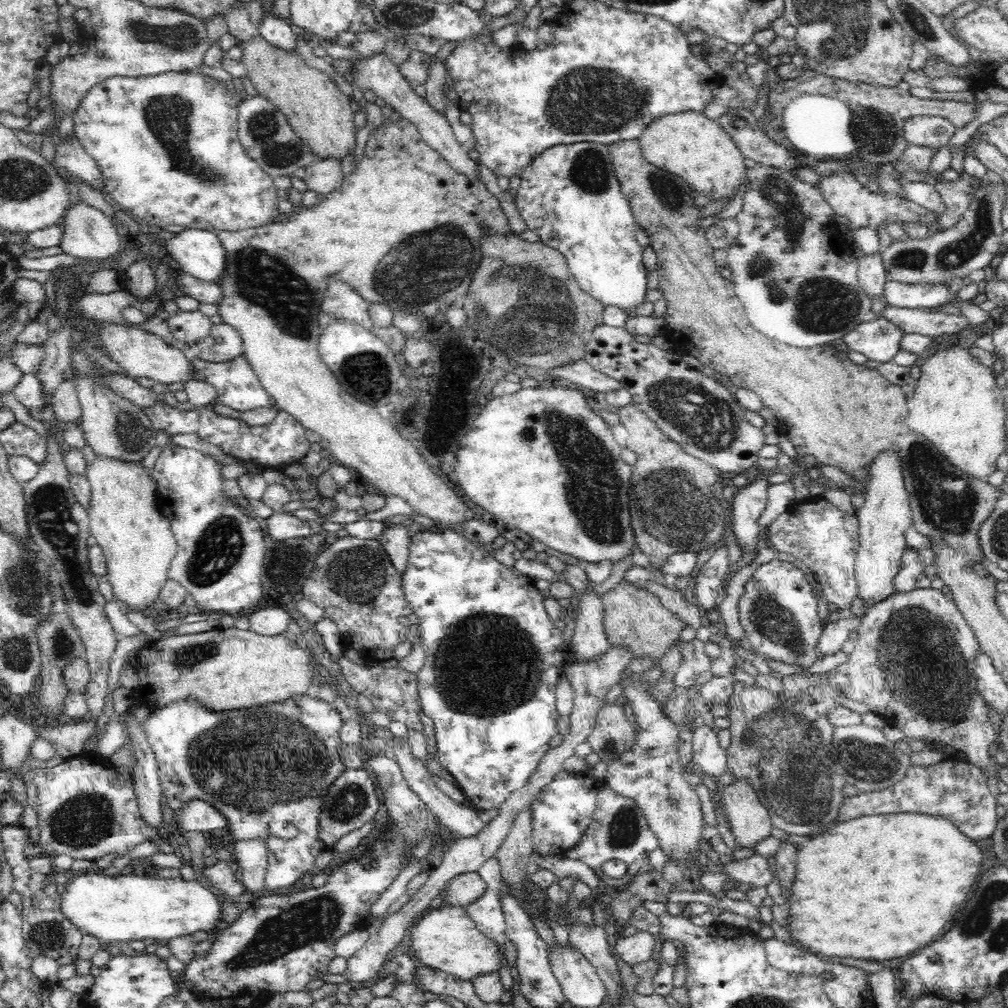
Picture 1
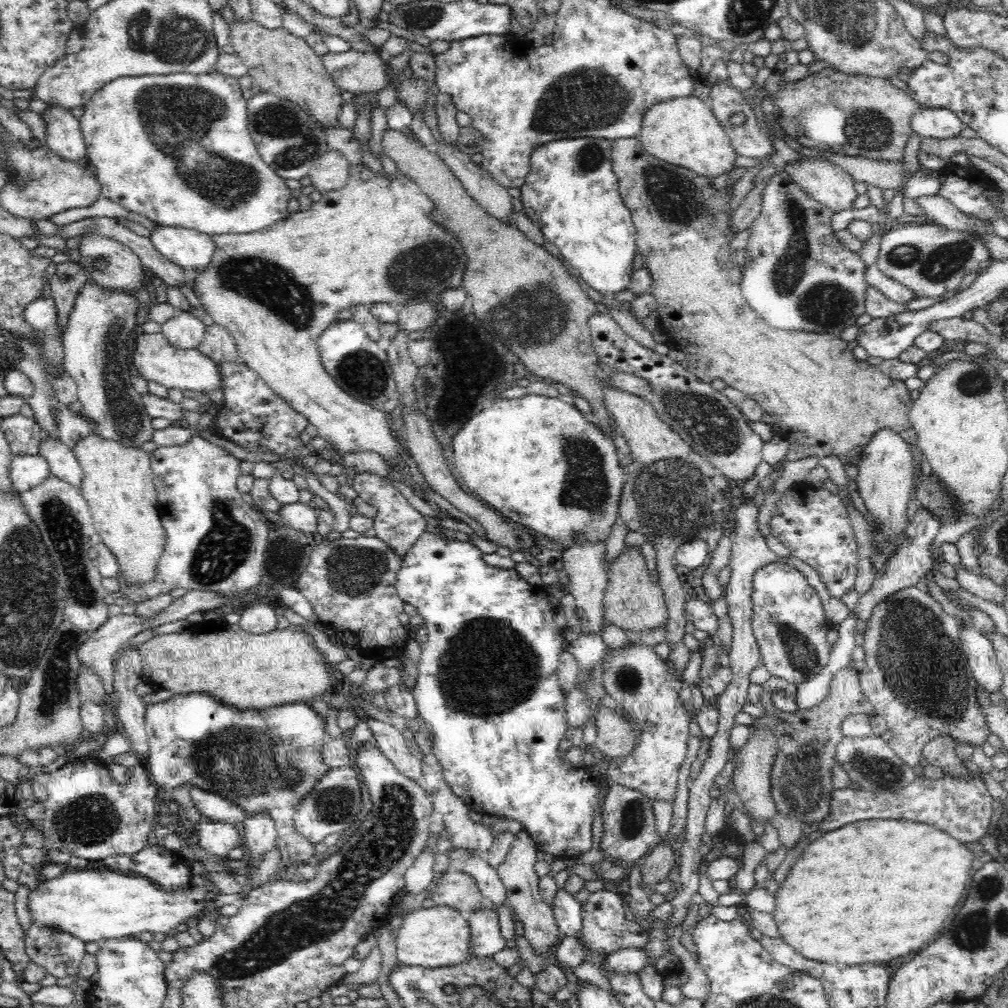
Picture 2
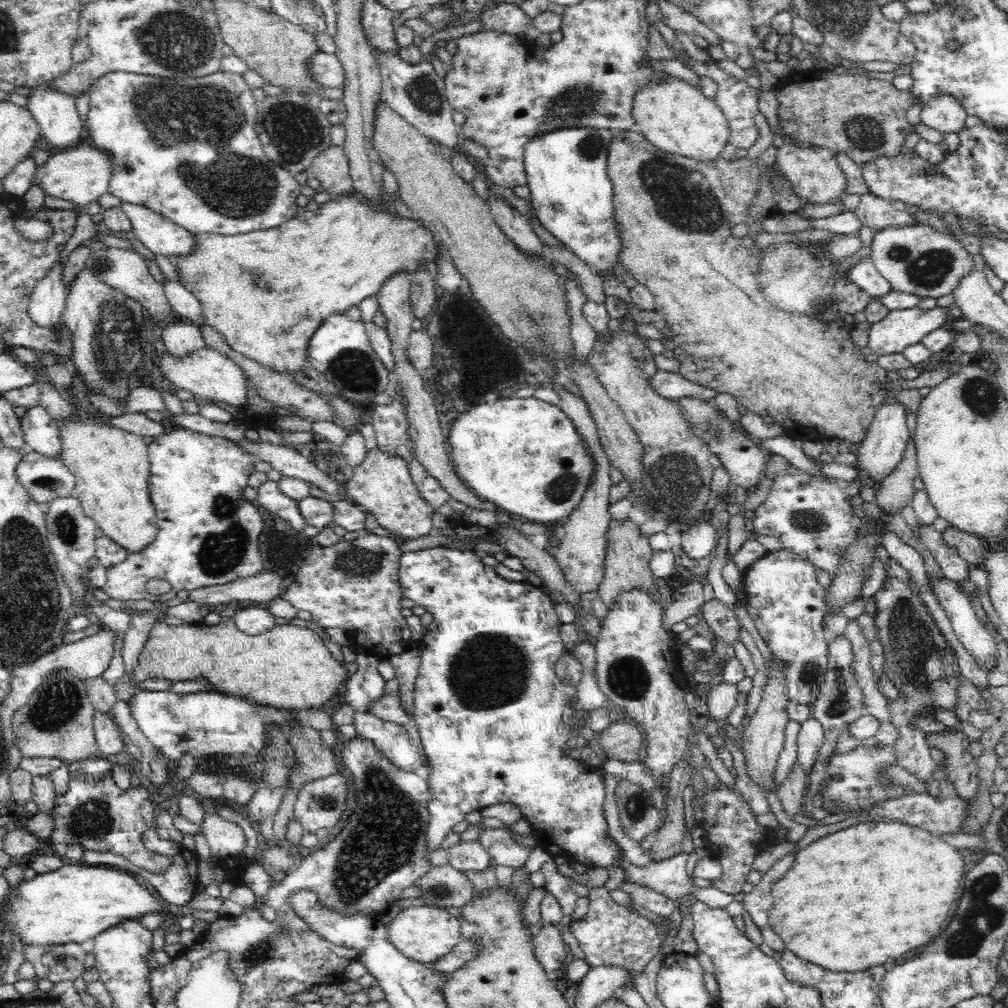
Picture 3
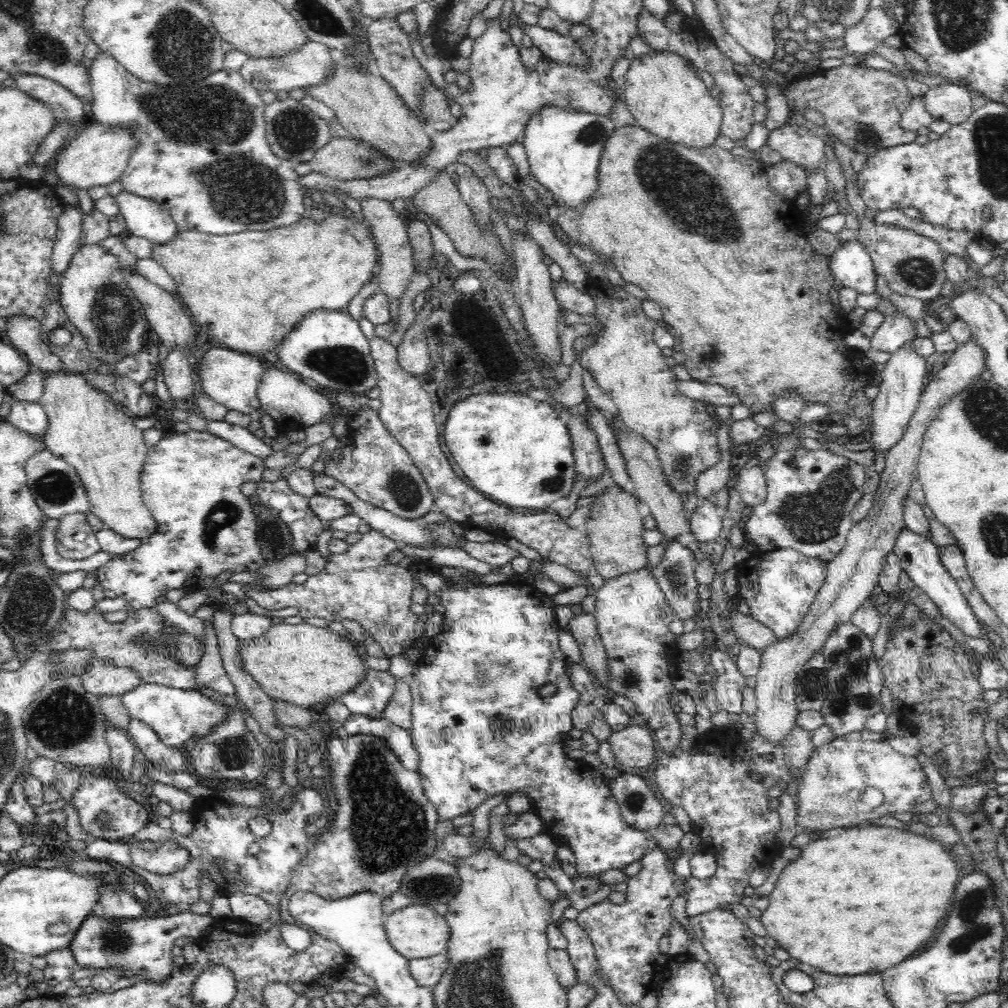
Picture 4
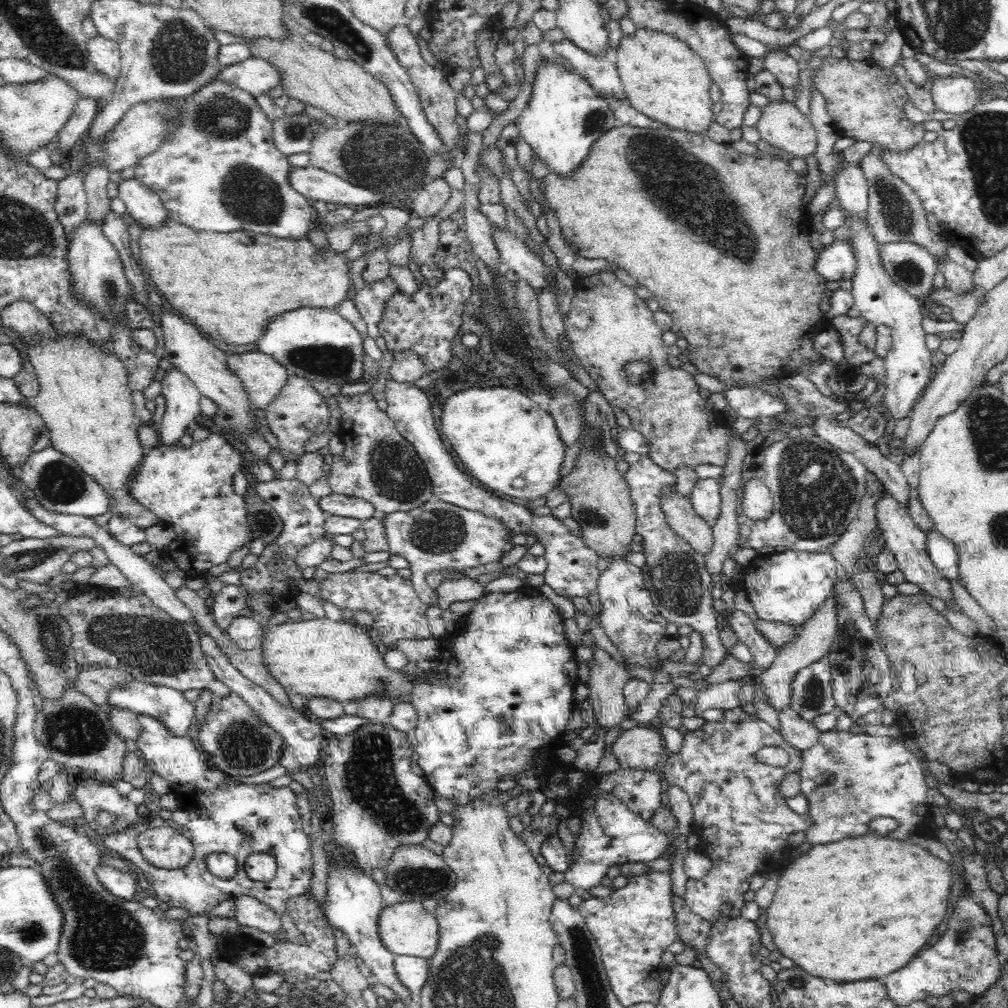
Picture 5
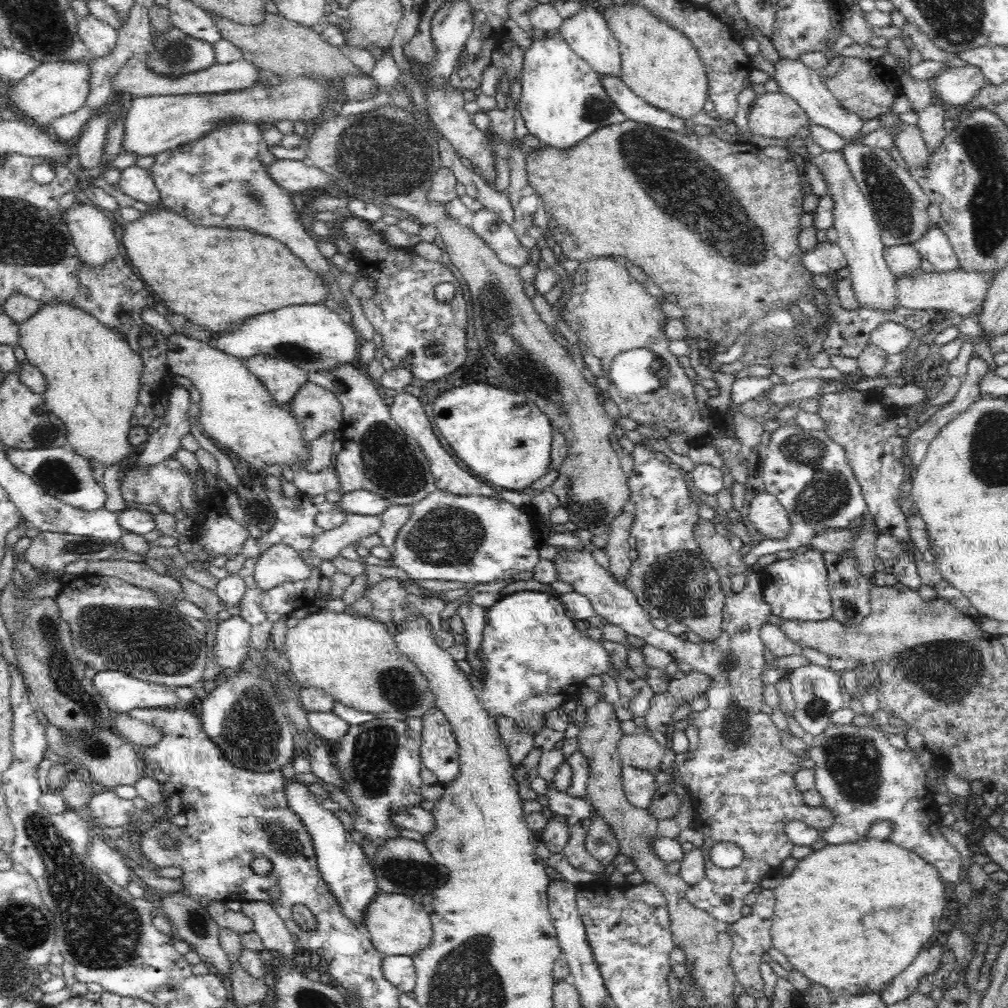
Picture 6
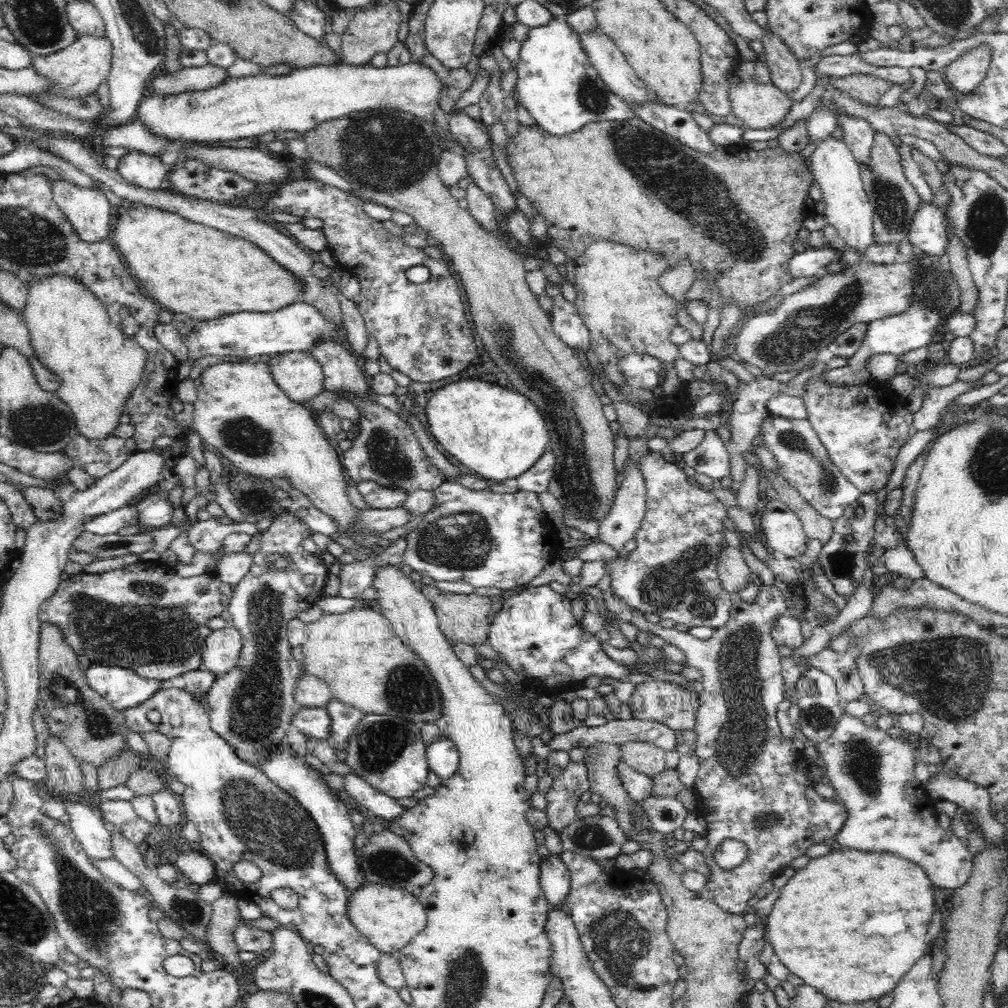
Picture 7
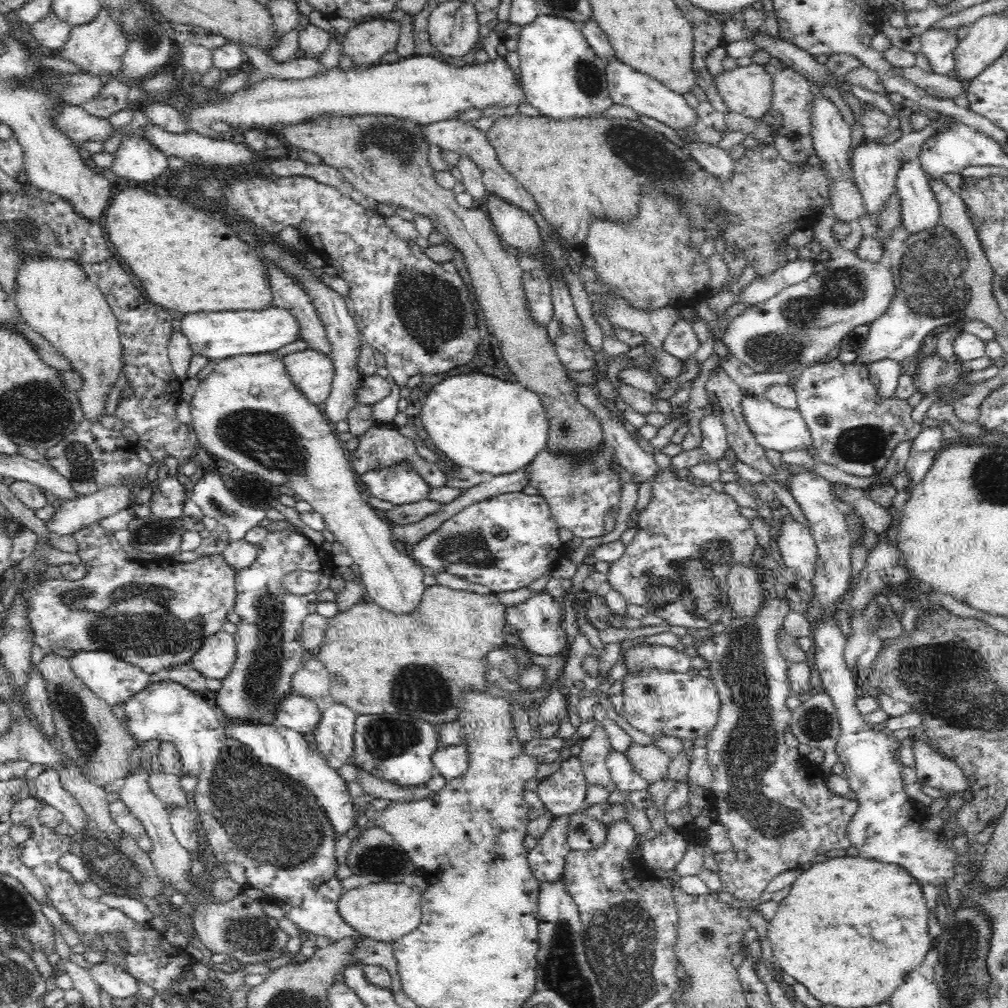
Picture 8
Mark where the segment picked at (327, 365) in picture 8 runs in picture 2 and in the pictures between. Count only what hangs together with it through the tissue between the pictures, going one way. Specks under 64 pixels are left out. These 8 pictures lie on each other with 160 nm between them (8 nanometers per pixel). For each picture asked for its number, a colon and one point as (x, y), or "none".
2: (184, 369)
3: (206, 373)
4: (232, 379)
5: (263, 377)
6: (283, 379)
7: (299, 375)

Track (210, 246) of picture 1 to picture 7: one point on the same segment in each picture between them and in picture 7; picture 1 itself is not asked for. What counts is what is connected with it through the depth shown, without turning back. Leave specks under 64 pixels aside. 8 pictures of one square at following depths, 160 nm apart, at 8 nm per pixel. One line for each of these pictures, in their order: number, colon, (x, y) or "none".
2: (192, 250)
3: (159, 234)
4: (144, 217)
5: (143, 204)
6: (136, 182)
7: (143, 170)

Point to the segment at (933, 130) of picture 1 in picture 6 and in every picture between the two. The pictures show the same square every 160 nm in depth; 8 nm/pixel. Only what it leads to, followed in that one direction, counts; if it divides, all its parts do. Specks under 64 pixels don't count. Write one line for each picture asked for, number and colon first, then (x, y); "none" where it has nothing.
2: (941, 123)
3: (943, 112)
4: (950, 102)
5: (956, 95)
6: (955, 86)

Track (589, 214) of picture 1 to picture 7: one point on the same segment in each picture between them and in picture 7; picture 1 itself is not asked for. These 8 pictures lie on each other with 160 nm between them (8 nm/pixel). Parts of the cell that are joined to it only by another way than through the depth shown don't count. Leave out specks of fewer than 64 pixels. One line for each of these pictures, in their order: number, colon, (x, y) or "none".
2: (571, 192)
3: (571, 194)
4: (564, 146)
5: (564, 116)
6: (562, 100)
7: (557, 84)

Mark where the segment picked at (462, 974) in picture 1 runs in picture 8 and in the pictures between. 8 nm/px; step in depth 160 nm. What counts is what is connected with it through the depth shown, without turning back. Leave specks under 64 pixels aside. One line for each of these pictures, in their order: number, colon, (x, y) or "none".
2: (434, 937)
3: (424, 934)
4: (416, 931)
5: (405, 928)
6: (398, 926)
7: (390, 916)
8: (386, 911)

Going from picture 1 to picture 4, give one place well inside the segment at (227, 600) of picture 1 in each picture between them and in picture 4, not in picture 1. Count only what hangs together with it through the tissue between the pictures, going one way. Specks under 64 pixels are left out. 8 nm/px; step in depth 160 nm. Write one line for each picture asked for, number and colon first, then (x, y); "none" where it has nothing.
2: (215, 541)
3: (208, 534)
4: (191, 483)

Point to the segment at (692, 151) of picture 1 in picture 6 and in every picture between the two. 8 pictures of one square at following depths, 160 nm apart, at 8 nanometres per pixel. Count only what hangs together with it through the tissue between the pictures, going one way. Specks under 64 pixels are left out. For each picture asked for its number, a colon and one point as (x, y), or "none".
2: (684, 131)
3: (676, 117)
4: (663, 92)
5: (664, 79)
6: (660, 64)

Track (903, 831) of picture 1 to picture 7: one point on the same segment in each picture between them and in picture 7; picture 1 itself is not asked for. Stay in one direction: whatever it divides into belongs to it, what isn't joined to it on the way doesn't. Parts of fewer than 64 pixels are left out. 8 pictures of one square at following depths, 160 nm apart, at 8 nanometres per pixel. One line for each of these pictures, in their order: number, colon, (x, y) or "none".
2: (874, 890)
3: (863, 896)
4: (859, 901)
5: (859, 909)
6: (851, 917)
7: (851, 924)

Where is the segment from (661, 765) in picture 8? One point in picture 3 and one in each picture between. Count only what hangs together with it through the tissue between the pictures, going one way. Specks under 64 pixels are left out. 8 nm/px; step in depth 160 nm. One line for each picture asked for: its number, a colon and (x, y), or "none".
3: (623, 740)
4: (634, 747)
5: (638, 747)
6: (640, 750)
7: (647, 759)

